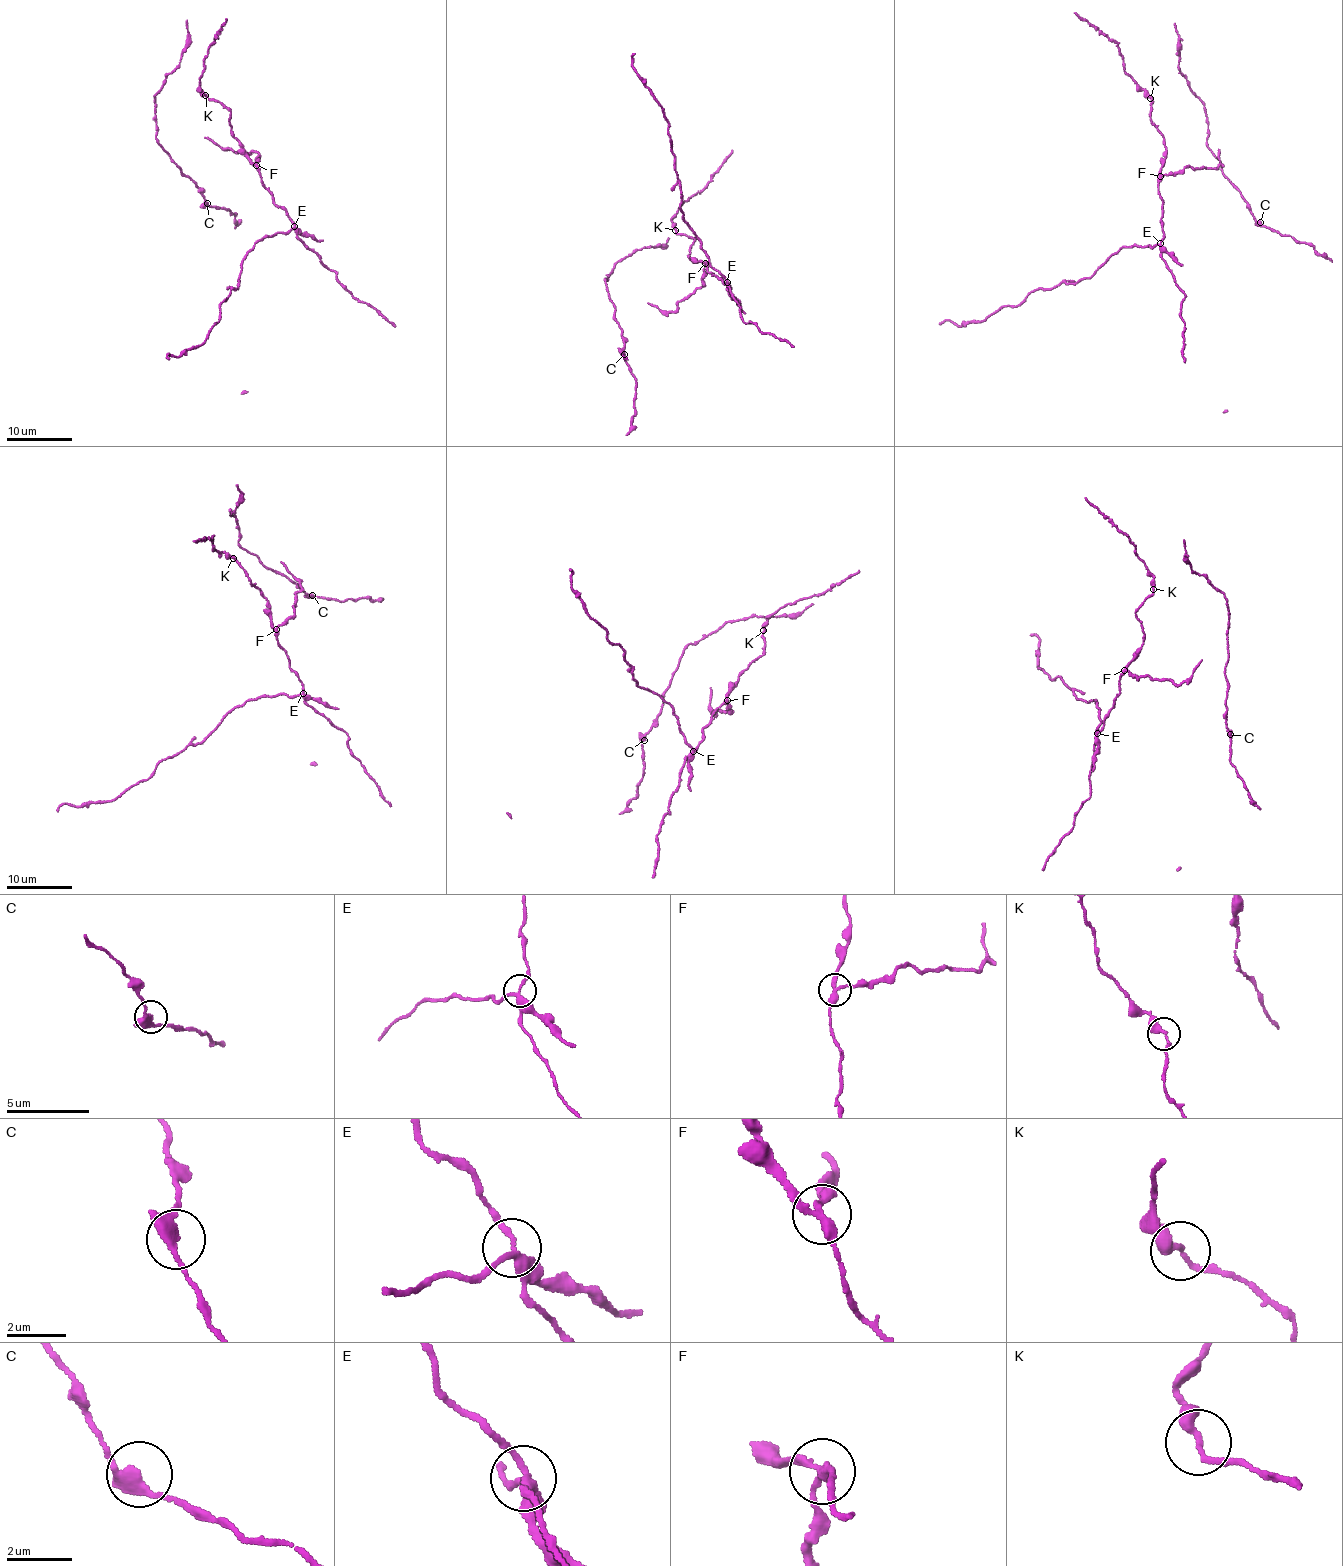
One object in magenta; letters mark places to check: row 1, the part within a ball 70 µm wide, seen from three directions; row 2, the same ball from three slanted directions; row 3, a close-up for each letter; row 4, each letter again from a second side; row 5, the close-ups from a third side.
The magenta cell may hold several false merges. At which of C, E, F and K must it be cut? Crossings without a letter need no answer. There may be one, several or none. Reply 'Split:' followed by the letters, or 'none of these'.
Split: E, F

